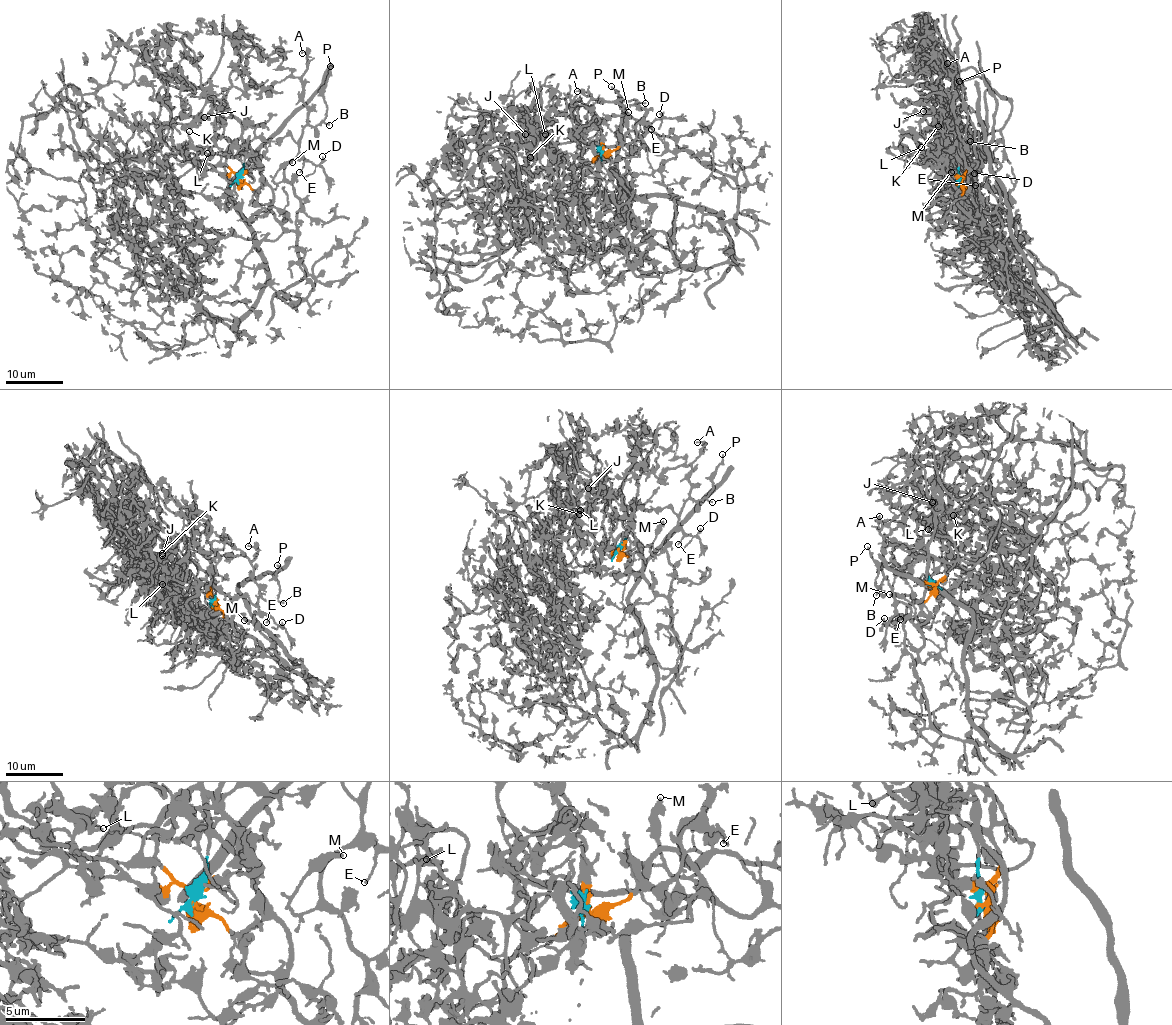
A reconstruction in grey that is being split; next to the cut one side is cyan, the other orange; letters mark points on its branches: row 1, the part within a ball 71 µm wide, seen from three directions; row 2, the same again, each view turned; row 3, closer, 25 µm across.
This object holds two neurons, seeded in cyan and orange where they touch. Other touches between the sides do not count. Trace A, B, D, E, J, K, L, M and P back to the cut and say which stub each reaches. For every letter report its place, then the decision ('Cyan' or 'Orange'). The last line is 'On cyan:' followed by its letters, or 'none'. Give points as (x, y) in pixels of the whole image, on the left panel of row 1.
A: Place: (302, 53). Cyan
B: Place: (329, 125). Cyan
D: Place: (322, 156). Cyan
E: Place: (299, 172). Cyan
J: Place: (204, 117). Orange
K: Place: (189, 131). Orange
L: Place: (207, 153). Orange
M: Place: (292, 162). Cyan
P: Place: (330, 66). Cyan
On cyan: A, B, D, E, M, P

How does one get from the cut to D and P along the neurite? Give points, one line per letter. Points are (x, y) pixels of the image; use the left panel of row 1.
D: (238, 180), (248, 156), (271, 189), (273, 214), (295, 230), (300, 199), (284, 169), (322, 157)
P: (238, 180), (248, 156), (273, 214), (296, 228), (300, 199), (284, 168), (303, 127), (325, 117), (331, 66)

